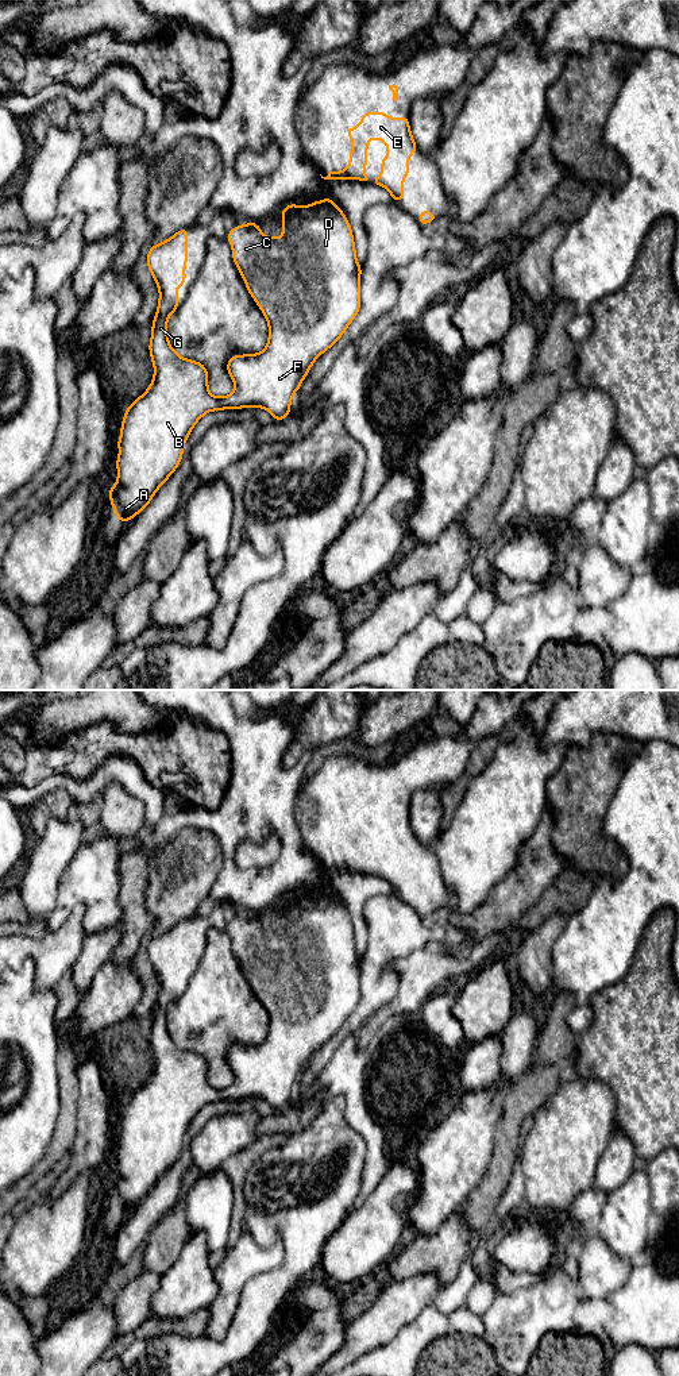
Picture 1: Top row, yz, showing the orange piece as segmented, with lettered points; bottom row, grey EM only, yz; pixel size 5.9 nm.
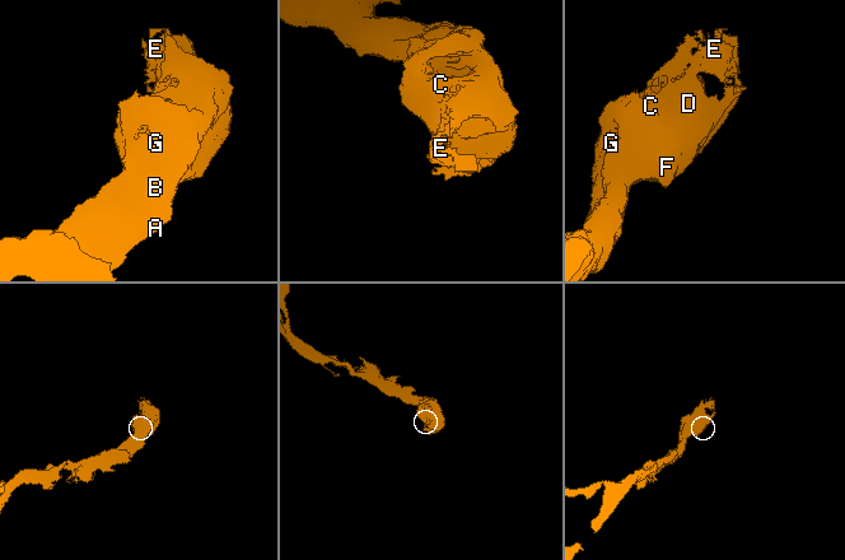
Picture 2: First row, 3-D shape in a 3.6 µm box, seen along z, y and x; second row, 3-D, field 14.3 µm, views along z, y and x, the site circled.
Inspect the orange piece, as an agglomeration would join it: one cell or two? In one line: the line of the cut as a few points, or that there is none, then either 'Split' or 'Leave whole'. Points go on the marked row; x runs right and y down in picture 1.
No split. Leave whole

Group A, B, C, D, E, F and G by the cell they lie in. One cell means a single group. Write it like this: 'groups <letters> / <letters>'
groups A B C D E F G

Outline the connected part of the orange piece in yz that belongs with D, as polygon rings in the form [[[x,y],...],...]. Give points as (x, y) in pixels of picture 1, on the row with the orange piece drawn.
[[[329,197],[306,207],[296,203],[282,209],[282,238],[263,236],[259,224],[236,226],[228,232],[232,257],[247,290],[262,309],[269,323],[269,342],[262,352],[234,355],[228,359],[227,370],[235,390],[225,397],[215,397],[208,389],[208,371],[200,362],[180,356],[169,343],[167,319],[178,308],[177,289],[185,285],[185,265],[188,262],[188,228],[180,230],[170,239],[148,248],[147,266],[159,289],[157,315],[153,320],[150,356],[154,377],[148,389],[126,409],[121,433],[117,439],[119,458],[117,481],[109,487],[109,501],[120,523],[134,519],[151,501],[157,490],[175,471],[182,459],[185,442],[196,423],[208,412],[239,408],[265,408],[274,420],[289,416],[293,394],[300,389],[313,362],[331,346],[337,343],[360,308],[360,273],[356,261],[351,226],[342,209]]]

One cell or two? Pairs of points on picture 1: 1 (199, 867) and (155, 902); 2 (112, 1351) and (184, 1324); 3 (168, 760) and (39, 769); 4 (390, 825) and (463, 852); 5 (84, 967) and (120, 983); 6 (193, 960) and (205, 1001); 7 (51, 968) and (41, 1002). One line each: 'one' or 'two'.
1: one
2: one
3: one
4: two
5: two
6: two
7: two

